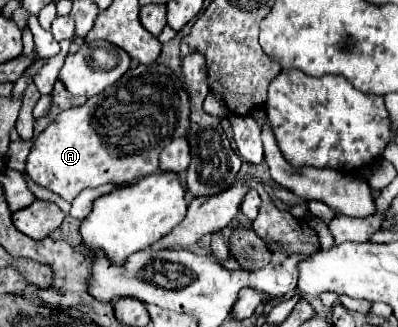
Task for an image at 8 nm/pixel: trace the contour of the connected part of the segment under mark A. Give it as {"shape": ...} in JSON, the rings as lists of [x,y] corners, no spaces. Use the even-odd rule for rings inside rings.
{"shape":[[[139,64],[83,106],[57,114],[33,142],[25,170],[35,184],[73,202],[85,188],[109,182],[127,186],[155,174],[159,152],[173,138],[187,134],[187,122],[189,98],[181,80],[155,64]]]}

